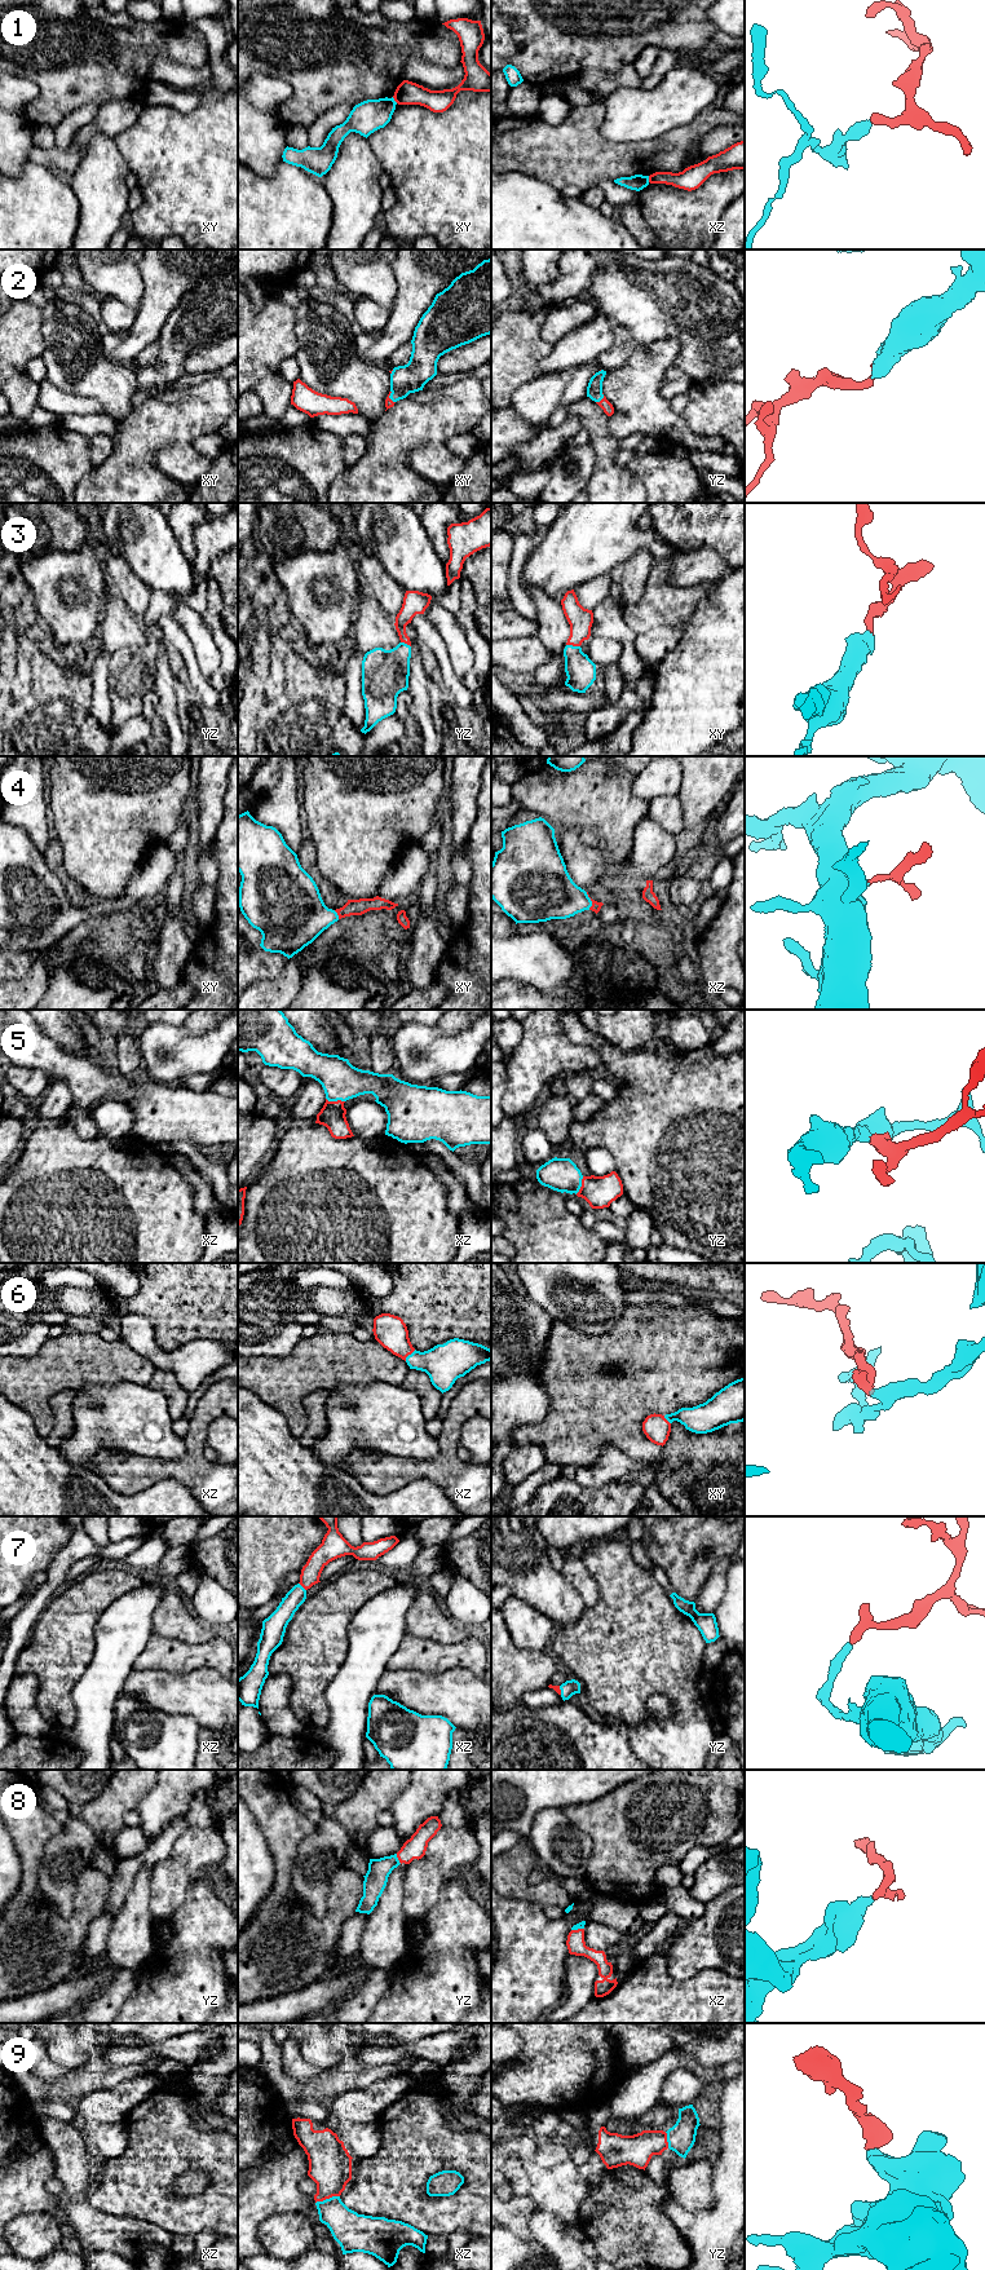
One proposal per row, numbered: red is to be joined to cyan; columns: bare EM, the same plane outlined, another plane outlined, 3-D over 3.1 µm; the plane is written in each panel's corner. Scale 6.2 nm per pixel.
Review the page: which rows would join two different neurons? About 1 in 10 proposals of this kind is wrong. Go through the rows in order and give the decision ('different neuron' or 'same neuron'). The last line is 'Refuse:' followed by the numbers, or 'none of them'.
1: different neuron
2: same neuron
3: same neuron
4: same neuron
5: same neuron
6: same neuron
7: same neuron
8: same neuron
9: same neuron
Refuse: 1

